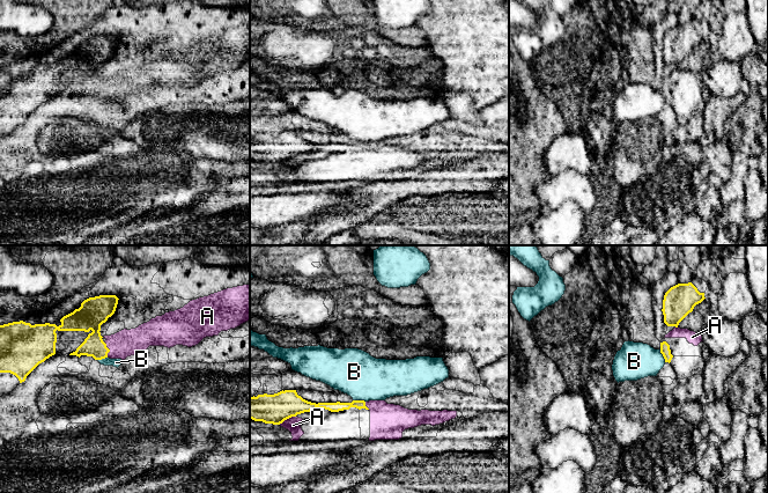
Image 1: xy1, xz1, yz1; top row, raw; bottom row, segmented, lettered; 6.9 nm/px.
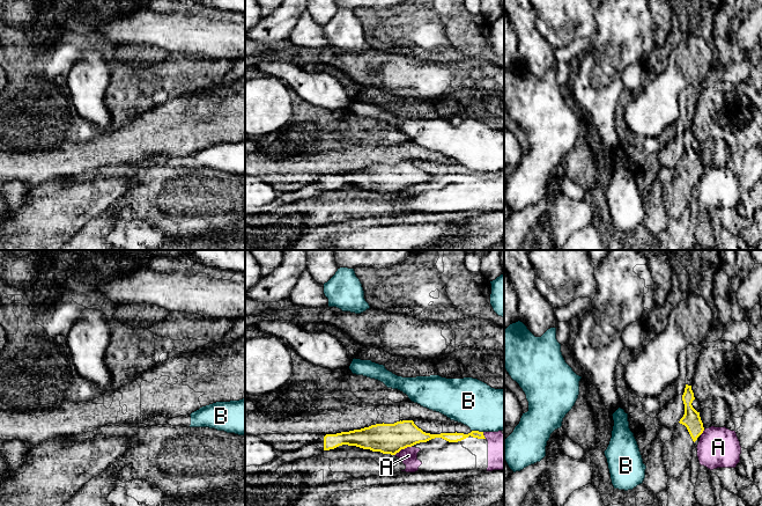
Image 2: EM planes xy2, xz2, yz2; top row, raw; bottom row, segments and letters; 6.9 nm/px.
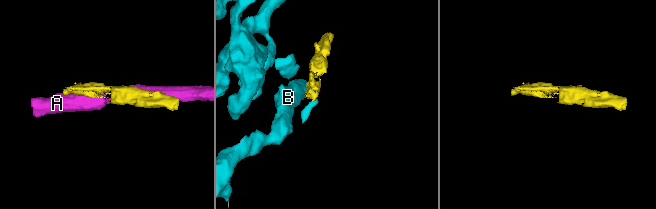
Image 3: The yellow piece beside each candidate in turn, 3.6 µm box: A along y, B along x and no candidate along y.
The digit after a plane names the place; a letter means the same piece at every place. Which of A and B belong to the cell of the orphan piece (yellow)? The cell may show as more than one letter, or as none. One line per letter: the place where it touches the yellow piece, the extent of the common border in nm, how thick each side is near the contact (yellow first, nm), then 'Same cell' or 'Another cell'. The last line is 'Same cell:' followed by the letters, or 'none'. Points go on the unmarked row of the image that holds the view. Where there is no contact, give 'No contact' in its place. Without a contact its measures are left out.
A: Touches yellow at xz2 (402, 189). Shared border 140 nm. Thickness 200 nm (yellow) against 120 nm. Another cell
B: Touches yellow at xz1 (359, 141). Shared border 90 nm. Thickness 70 nm (yellow) against 320 nm. Another cell
Same cell: none

